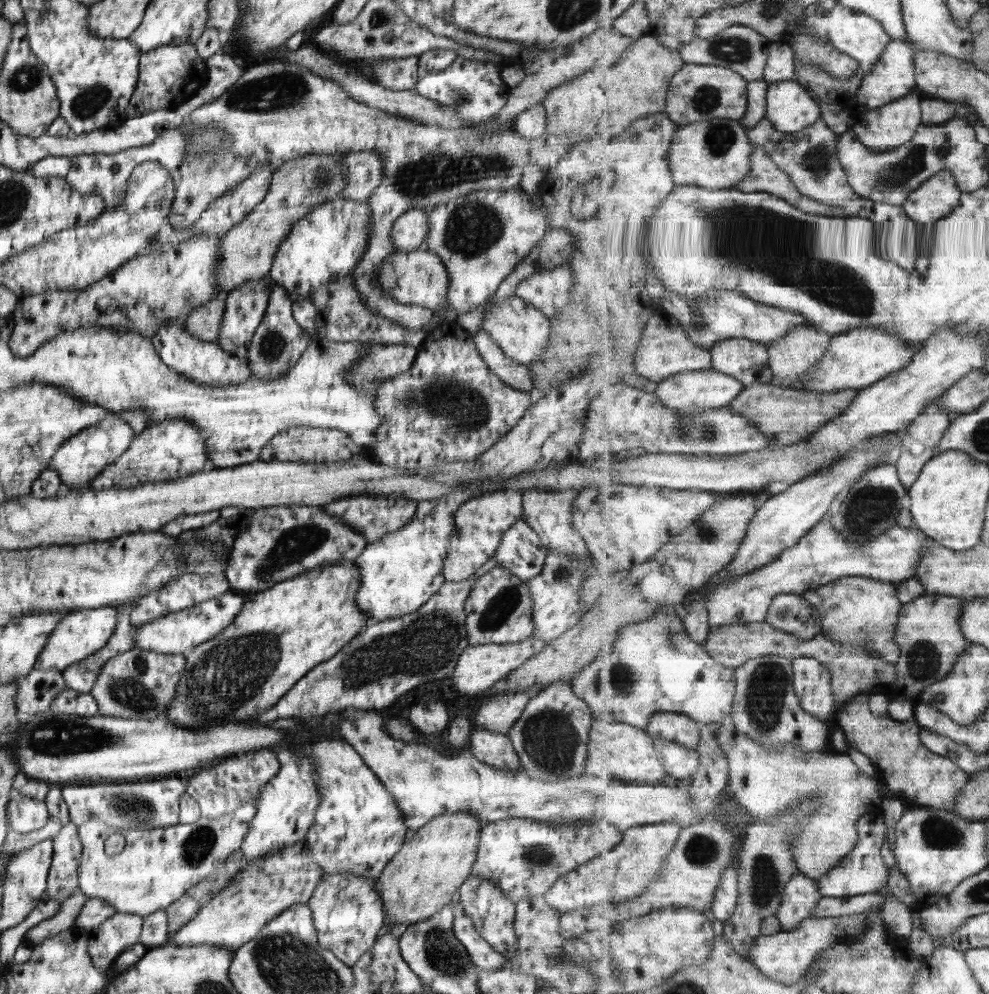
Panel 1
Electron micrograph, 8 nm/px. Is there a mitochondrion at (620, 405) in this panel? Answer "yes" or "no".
no

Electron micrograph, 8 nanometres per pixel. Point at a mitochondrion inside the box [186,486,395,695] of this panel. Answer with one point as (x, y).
(295, 543)

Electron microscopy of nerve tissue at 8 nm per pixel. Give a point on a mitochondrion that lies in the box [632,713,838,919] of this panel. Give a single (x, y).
(765, 880)

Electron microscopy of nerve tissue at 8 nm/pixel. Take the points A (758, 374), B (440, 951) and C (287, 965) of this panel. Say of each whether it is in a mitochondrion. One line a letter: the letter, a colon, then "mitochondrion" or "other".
A: other
B: mitochondrion
C: mitochondrion

